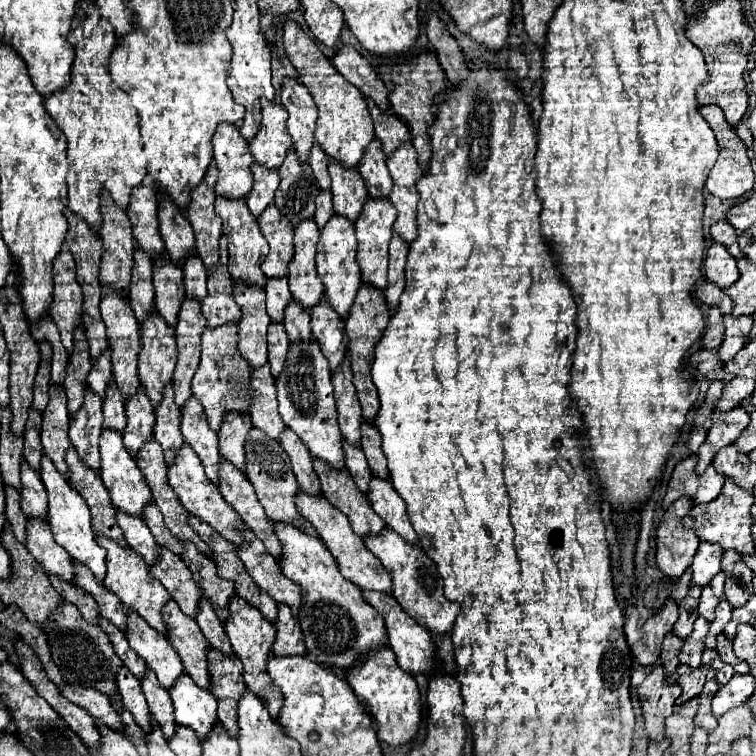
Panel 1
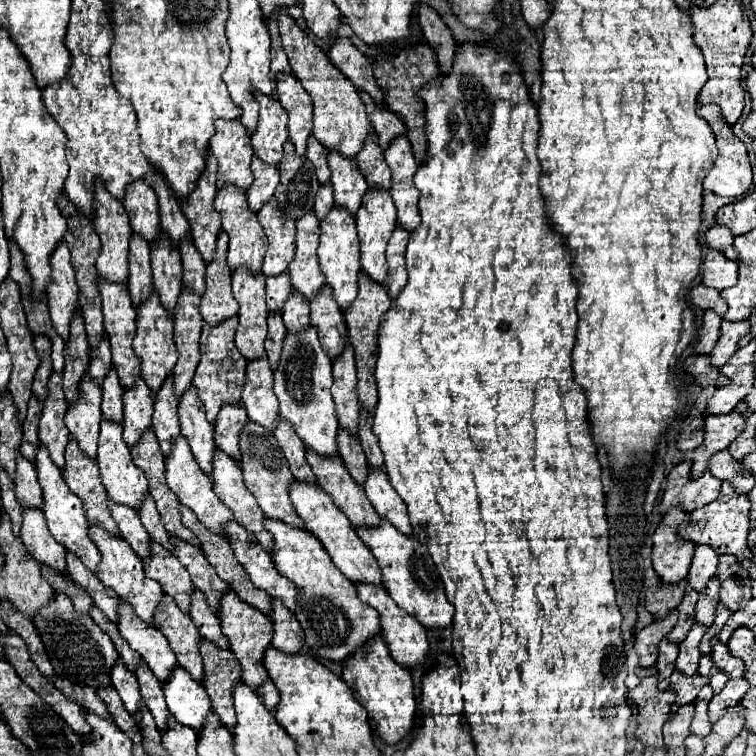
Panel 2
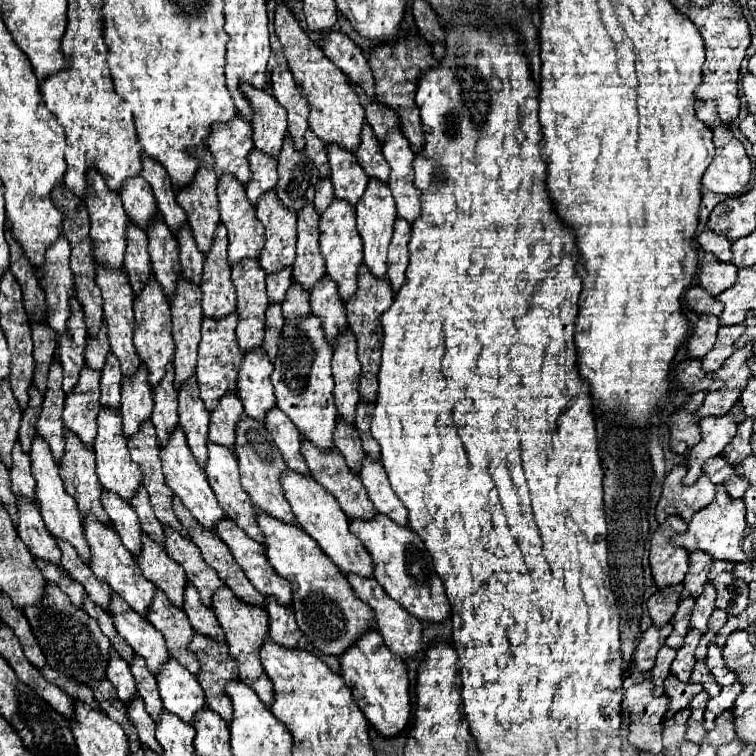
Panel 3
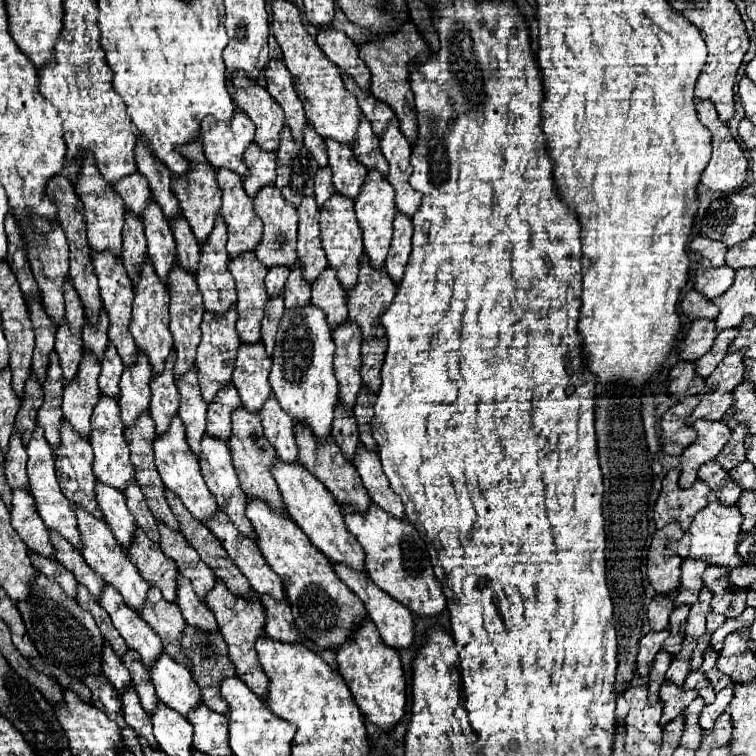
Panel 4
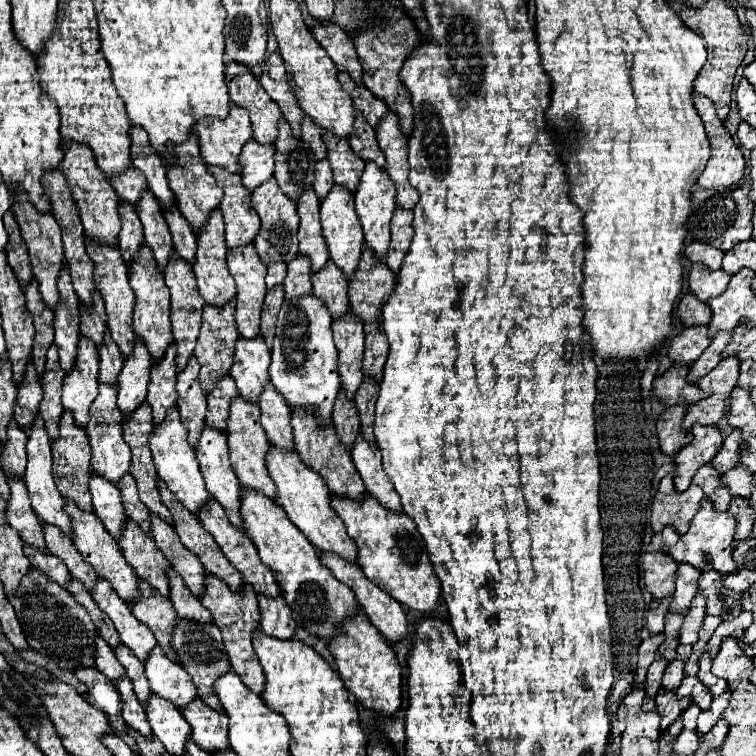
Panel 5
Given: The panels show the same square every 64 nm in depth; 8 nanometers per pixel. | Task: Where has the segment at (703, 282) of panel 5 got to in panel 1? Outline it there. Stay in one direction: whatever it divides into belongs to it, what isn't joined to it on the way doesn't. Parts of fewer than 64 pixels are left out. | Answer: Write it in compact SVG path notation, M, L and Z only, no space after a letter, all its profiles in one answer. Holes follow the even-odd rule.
M714 242L708 248L706 260L704 260L704 272L706 272L708 280L716 282L722 288L732 286L740 276L738 268L736 268L736 260L728 254L726 246L722 246L718 242Z

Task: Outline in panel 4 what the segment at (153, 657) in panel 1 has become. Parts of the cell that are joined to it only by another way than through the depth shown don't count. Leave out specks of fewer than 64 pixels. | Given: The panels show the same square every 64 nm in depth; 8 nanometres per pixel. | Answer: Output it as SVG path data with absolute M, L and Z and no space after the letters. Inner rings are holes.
M112 586L104 588L100 606L110 614L114 628L126 640L130 650L138 652L142 662L152 668L154 660L158 660L158 656L164 652L160 636L138 616L138 612L126 606L122 596Z

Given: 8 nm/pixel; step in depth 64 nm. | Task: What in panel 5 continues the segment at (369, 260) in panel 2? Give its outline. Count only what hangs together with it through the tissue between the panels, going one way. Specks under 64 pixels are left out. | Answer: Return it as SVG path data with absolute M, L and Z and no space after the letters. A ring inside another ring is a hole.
M370 162L370 164L366 164L366 170L360 178L360 186L354 196L356 196L356 214L358 214L362 228L364 228L366 246L374 252L376 258L384 258L388 252L388 246L390 246L390 220L392 220L394 210L398 208L396 198L394 198L396 188L384 170Z

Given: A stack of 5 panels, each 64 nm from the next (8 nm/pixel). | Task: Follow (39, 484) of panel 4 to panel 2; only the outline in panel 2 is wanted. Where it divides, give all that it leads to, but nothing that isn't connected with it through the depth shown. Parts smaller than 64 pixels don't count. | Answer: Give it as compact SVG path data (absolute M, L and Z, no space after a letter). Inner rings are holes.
M40 444L40 450L36 454L36 470L38 470L38 482L42 486L42 492L44 492L44 516L46 516L46 522L48 522L48 528L50 528L50 534L66 548L70 550L72 554L76 554L82 564L86 564L92 572L98 572L98 564L100 564L100 552L98 548L94 546L94 542L90 540L88 536L88 530L90 530L90 524L88 524L88 518L86 518L86 510L82 506L82 500L70 492L70 488L66 486L64 478L62 478L62 472L54 466L54 462L50 460L50 456L46 454L46 448Z

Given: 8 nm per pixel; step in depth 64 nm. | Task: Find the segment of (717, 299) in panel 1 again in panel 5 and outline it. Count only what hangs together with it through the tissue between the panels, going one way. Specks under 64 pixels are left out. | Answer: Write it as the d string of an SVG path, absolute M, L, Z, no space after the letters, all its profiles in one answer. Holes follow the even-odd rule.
M686 294L678 304L678 316L686 326L710 324L712 312L706 302L700 302L694 294Z

